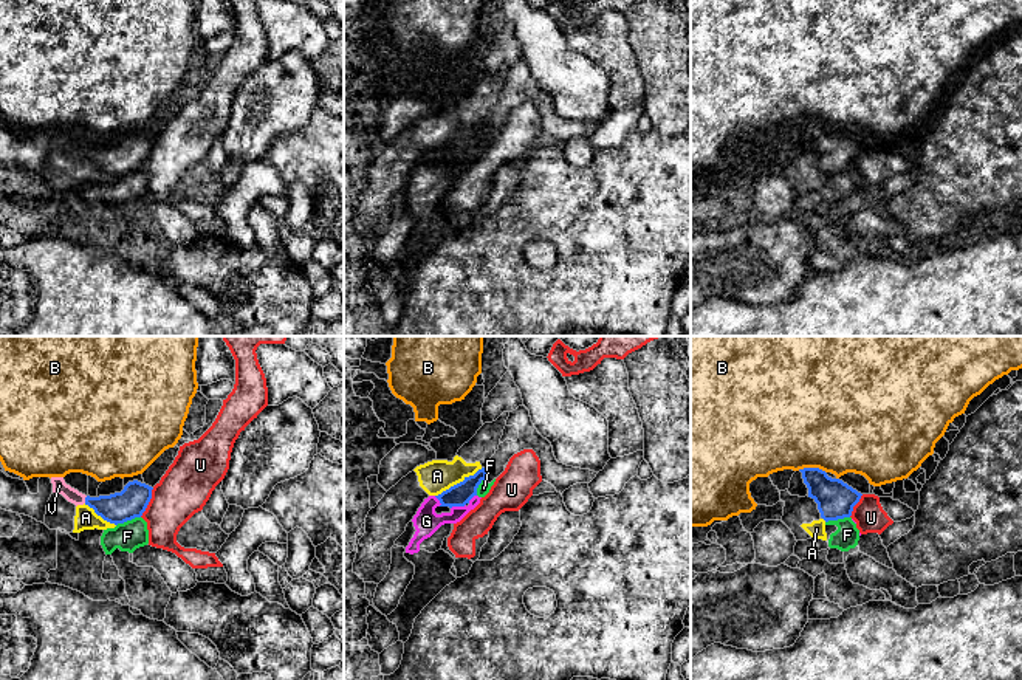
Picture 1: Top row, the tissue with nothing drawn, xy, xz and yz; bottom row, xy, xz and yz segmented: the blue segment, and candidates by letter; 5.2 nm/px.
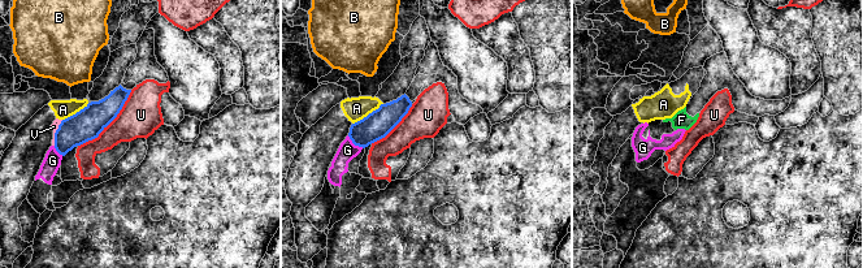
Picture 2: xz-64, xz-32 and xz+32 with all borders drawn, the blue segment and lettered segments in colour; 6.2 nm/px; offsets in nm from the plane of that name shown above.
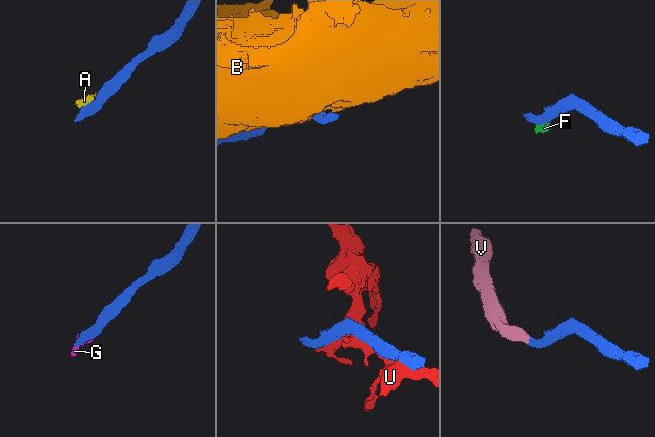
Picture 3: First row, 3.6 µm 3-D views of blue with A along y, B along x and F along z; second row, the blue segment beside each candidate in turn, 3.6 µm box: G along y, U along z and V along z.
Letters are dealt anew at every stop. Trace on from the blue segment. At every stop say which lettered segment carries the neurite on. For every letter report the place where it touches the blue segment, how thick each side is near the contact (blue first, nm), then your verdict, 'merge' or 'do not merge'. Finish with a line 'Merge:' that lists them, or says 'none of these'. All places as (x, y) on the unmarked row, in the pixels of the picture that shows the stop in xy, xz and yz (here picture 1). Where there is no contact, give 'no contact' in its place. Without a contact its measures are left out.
A: xz (460, 135) | 120/170 nm | do not merge
B: yz (812, 121) | 200/500 nm | do not merge
F: xy (127, 172) | 160/150 nm | do not merge
G: xz (457, 158) | 120/140 nm | do not merge
U: xy (149, 154) | 160/260 nm | do not merge
V: xy (85, 152) | 160/70 nm | merge
Merge: V

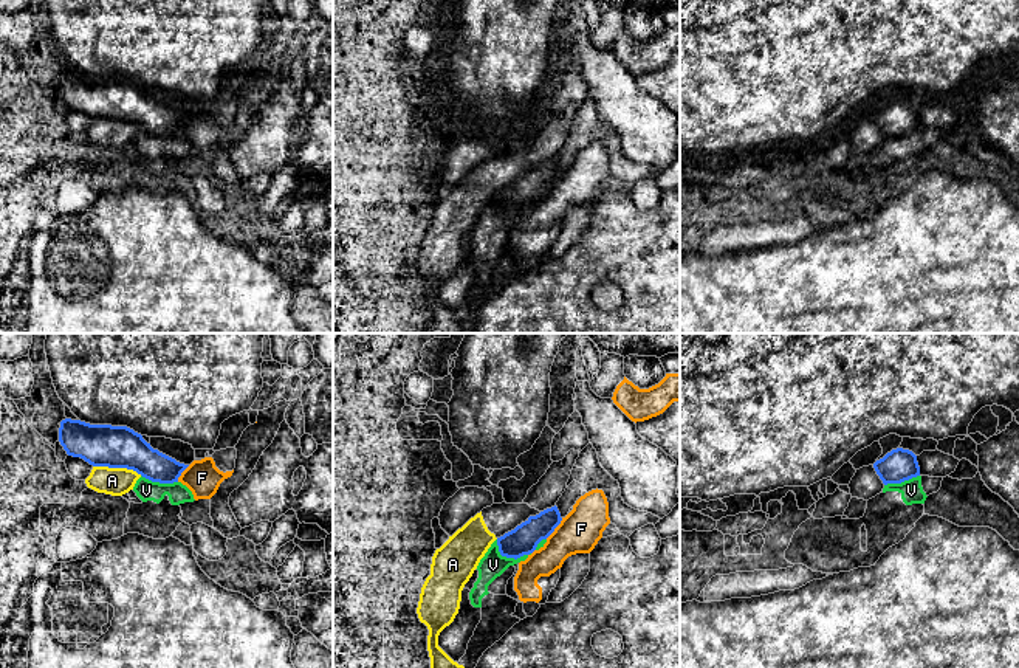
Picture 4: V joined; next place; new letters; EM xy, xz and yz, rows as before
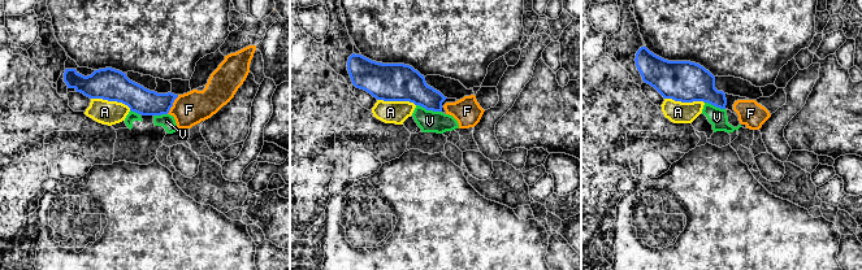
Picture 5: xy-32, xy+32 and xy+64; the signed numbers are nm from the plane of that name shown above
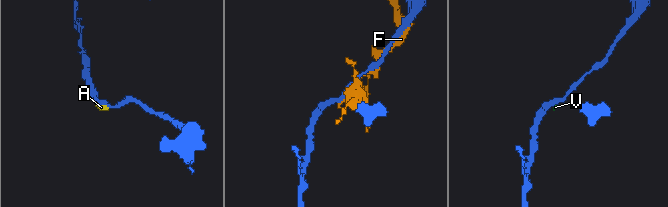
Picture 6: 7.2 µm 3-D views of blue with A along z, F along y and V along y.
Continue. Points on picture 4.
A: xy (118, 120) | 220/140 nm | do not merge
F: xz (555, 180) | 150/220 nm | do not merge
V: xz (508, 210) | 150/140 nm | do not merge
Merge: none of these

